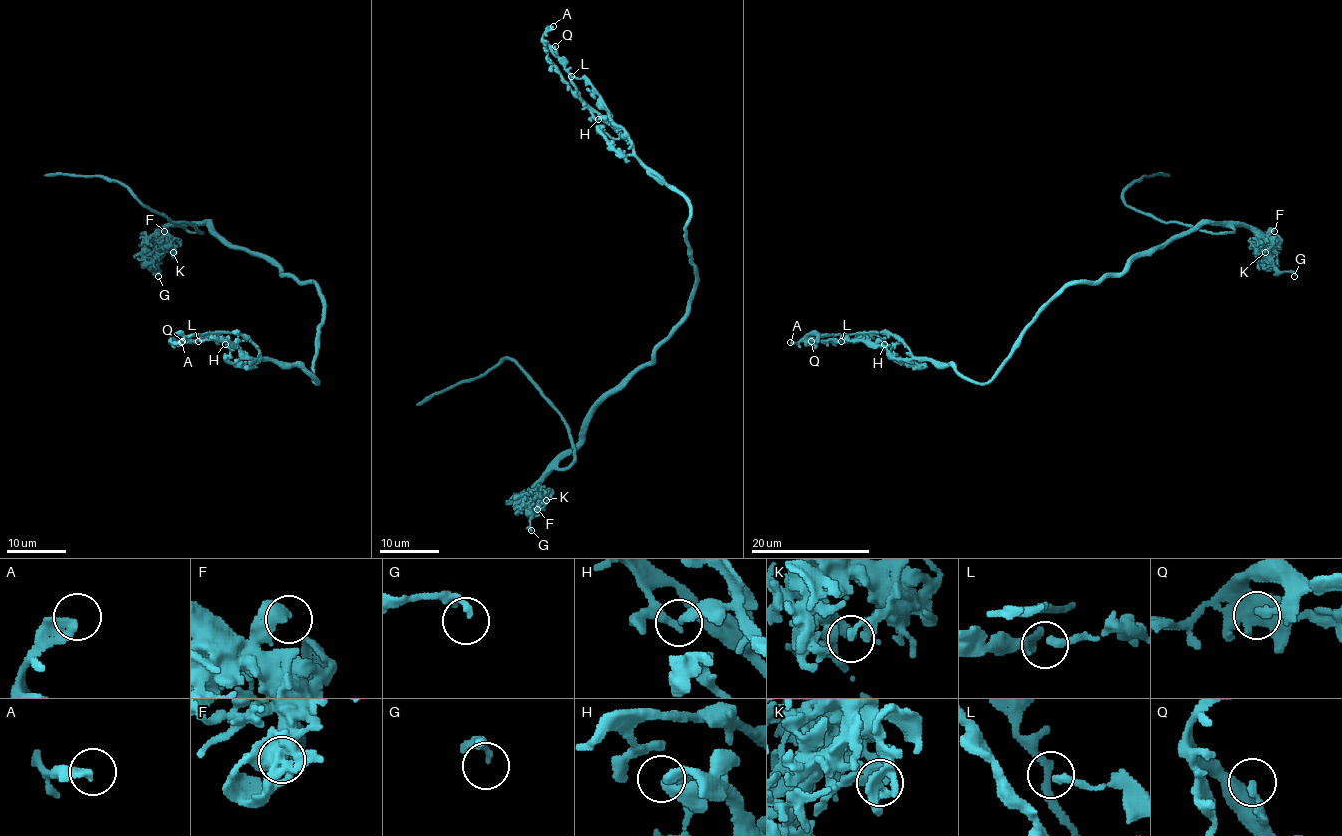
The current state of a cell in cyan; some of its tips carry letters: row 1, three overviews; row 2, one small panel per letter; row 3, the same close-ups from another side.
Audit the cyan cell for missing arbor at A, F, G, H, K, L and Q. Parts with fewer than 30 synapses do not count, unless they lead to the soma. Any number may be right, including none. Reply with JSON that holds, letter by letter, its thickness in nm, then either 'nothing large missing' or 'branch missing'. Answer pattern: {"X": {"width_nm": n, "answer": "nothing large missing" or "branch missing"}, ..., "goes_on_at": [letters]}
{"A": {"width_nm": 320, "answer": "nothing large missing"}, "F": {"width_nm": 280, "answer": "nothing large missing"}, "G": {"width_nm": 130, "answer": "nothing large missing"}, "H": {"width_nm": 240, "answer": "nothing large missing"}, "K": {"width_nm": 130, "answer": "nothing large missing"}, "L": {"width_nm": 130, "answer": "nothing large missing"}, "Q": {"width_nm": 280, "answer": "nothing large missing"}, "goes_on_at": []}

